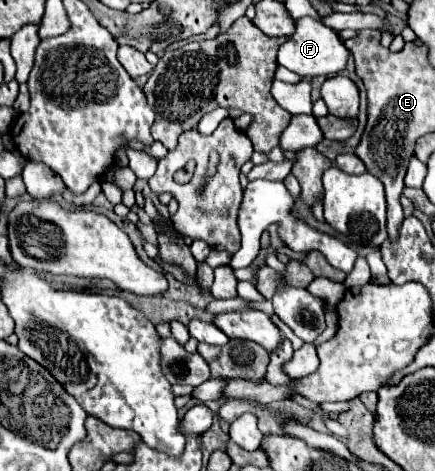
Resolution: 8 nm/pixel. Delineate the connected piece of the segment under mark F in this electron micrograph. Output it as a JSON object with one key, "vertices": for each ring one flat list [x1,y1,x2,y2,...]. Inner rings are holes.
{"vertices":[[312,17,298,19,294,35,278,49,278,65,286,67,302,77,338,75,340,71,344,71,348,57,350,57,350,51,344,47,342,39,336,35,336,31,322,25,318,19,312,19]]}

